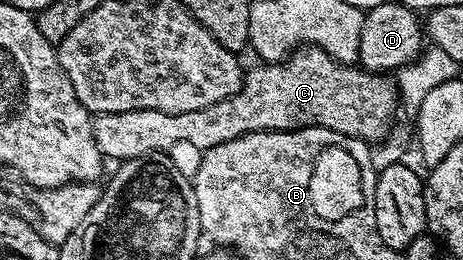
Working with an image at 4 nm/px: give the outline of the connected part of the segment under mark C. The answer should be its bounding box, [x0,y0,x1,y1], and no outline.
[93,44,400,159]

